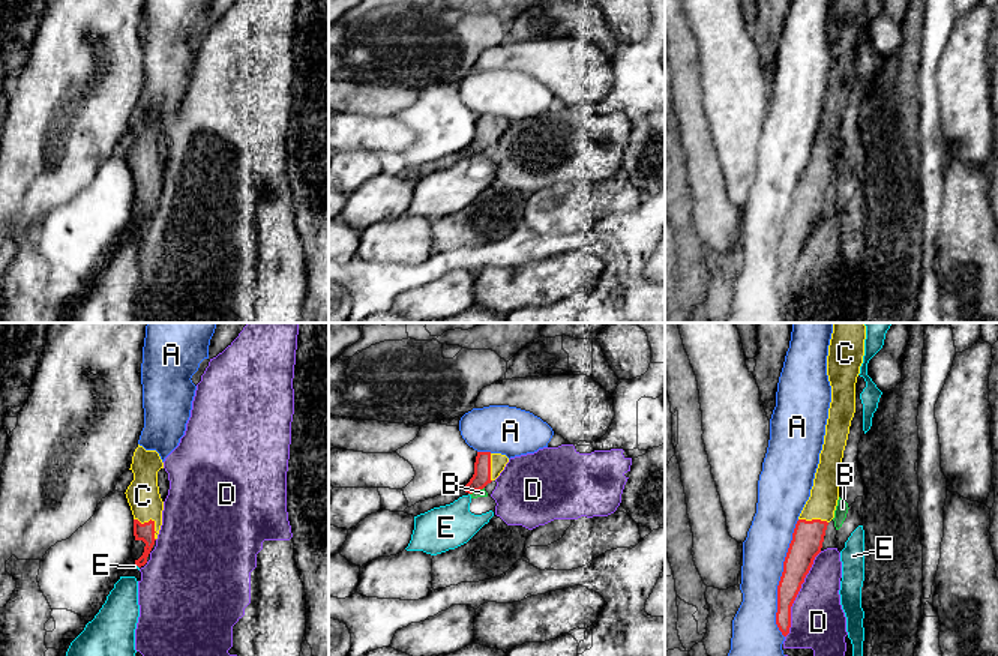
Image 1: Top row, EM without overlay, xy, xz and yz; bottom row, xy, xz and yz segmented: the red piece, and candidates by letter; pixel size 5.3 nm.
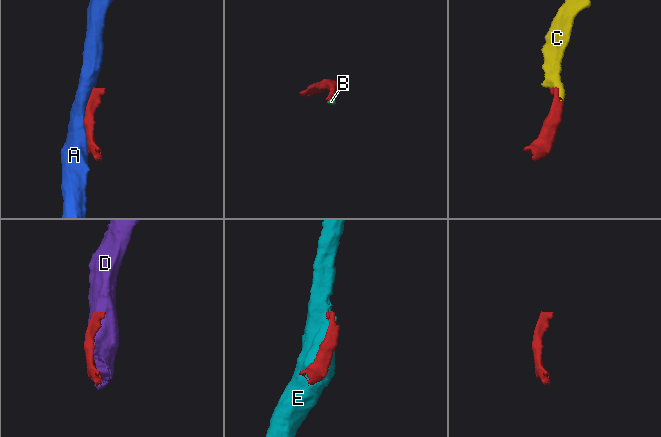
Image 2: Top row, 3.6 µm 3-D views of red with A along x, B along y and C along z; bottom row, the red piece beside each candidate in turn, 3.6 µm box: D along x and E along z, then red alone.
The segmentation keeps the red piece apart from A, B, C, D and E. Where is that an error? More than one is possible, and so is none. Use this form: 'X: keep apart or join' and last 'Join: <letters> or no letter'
A: keep apart
B: keep apart
C: join
D: keep apart
E: keep apart
Join: C

